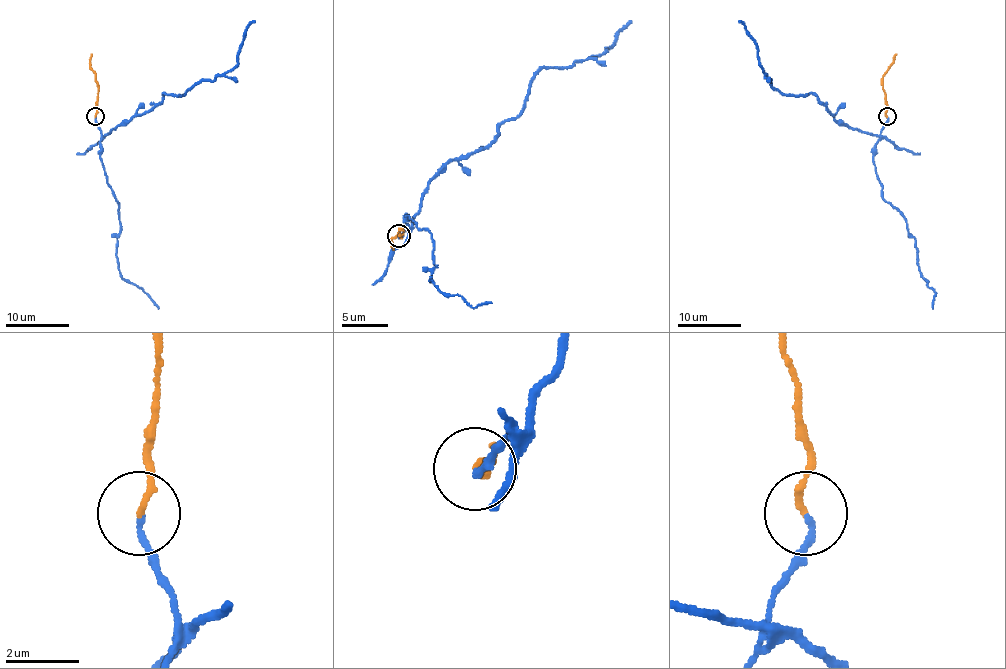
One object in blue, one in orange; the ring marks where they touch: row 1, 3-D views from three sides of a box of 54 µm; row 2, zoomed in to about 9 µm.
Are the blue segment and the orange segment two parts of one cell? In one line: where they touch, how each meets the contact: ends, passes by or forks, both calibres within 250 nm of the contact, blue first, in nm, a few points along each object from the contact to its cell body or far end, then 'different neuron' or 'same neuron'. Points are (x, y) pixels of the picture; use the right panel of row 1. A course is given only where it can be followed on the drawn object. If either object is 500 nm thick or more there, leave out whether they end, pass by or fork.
at (887, 116); blue ends there; orange ends there; 160 nm thick on the blue side, 170 nm on the other; blue runs (887, 117), (881, 134), (873, 136), (841, 125), (814, 94), (779, 93), (759, 63), (754, 39), (738, 20); orange runs (887, 117), (882, 75), (896, 53); different neuron

